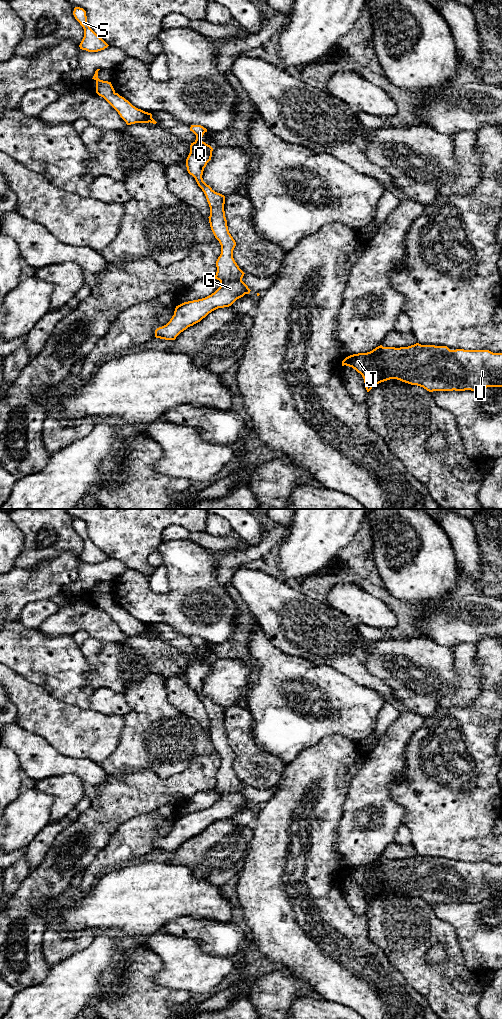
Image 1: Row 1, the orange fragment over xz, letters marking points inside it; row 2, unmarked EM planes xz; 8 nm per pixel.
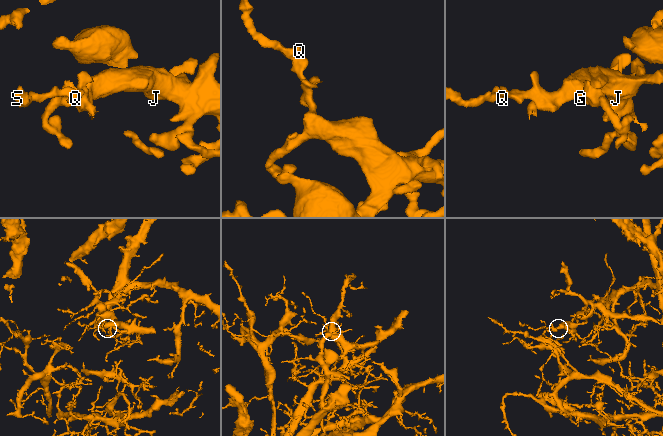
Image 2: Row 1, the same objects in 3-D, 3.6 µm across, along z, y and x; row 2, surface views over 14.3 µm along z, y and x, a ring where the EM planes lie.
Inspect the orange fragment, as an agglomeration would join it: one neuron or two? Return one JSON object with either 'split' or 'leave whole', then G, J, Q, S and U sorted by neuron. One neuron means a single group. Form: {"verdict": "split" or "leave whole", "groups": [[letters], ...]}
{"verdict": "leave whole", "groups": [["G", "J", "Q", "S", "U"]]}

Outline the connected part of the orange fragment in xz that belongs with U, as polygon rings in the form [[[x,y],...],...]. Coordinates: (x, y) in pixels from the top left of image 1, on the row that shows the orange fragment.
[[[421,345],[408,347],[376,347],[367,353],[346,357],[342,366],[349,366],[360,373],[369,392],[373,386],[397,379],[402,382],[433,391],[482,390],[487,387],[502,387],[502,353],[489,350],[450,350],[447,346]]]

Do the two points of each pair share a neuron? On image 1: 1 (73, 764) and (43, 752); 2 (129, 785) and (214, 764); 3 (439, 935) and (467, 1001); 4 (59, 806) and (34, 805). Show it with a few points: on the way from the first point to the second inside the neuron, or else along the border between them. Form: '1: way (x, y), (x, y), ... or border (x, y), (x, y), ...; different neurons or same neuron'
1: way (66, 764), (55, 764), (50, 759); same neuron
2: way (150, 786), (183, 786), (193, 780); same neuron
3: way (450, 953), (450, 968), (448, 970), (449, 989); same neuron
4: border (35, 789), (50, 793), (53, 796), (51, 822); different neurons

